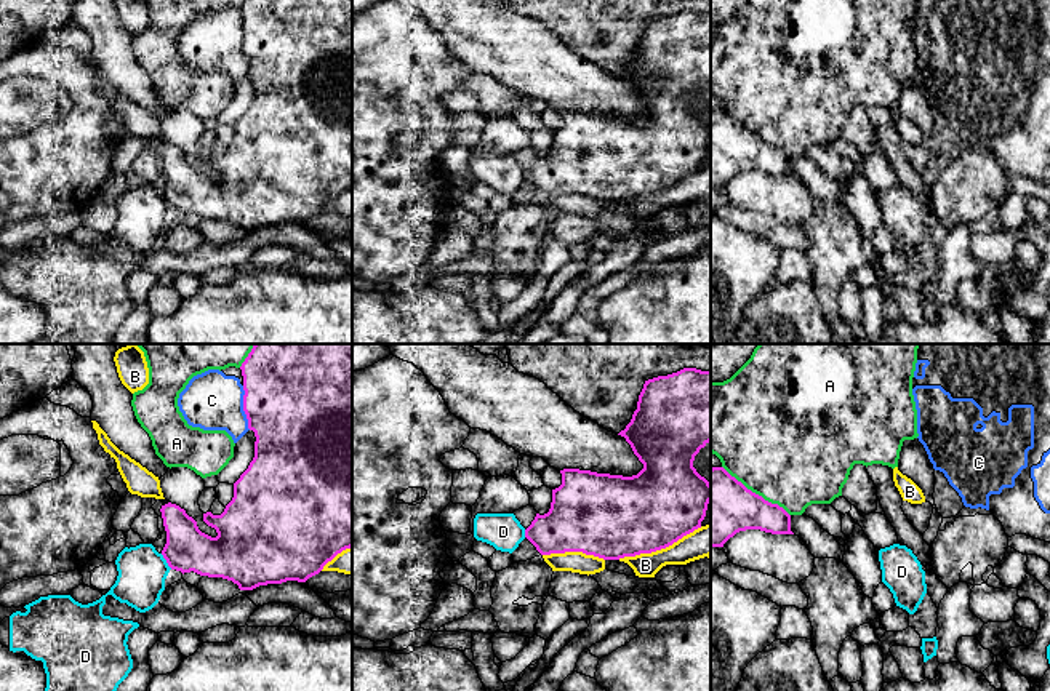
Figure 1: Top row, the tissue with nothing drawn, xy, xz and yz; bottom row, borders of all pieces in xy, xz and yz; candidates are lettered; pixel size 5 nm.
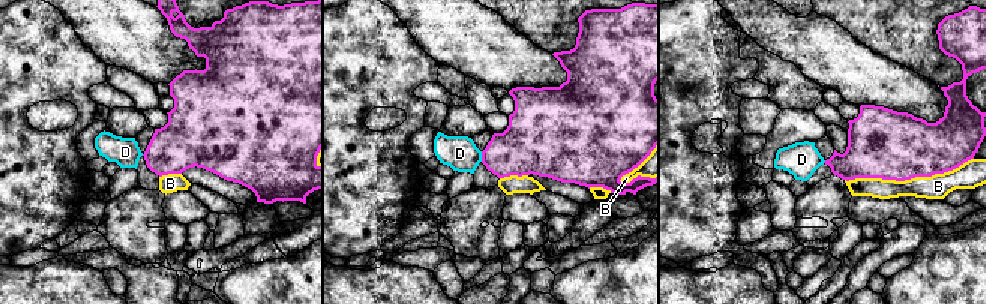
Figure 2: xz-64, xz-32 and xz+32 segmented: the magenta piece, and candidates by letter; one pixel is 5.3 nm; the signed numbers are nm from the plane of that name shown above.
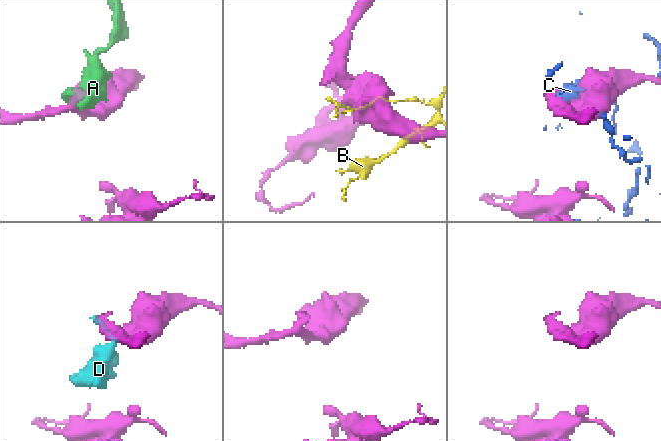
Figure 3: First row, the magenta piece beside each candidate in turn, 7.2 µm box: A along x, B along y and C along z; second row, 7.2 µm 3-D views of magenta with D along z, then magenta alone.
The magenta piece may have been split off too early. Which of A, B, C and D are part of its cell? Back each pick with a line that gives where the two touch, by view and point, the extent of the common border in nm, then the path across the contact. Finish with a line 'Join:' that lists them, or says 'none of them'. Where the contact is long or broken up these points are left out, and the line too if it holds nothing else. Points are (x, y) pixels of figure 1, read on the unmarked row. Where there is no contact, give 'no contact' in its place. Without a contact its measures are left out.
Join: none of them

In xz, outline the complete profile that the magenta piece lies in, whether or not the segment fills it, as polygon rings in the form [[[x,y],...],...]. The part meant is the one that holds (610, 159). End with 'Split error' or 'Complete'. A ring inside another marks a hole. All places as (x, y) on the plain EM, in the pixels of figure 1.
[[[683,10],[667,18],[645,22],[631,64],[618,77],[624,78],[643,110],[632,118],[563,110],[562,126],[552,131],[547,155],[536,155],[525,179],[541,197],[583,194],[603,202],[619,202],[666,190],[701,170],[711,144],[711,125],[693,109],[695,98],[711,83],[711,13]]]. Complete

